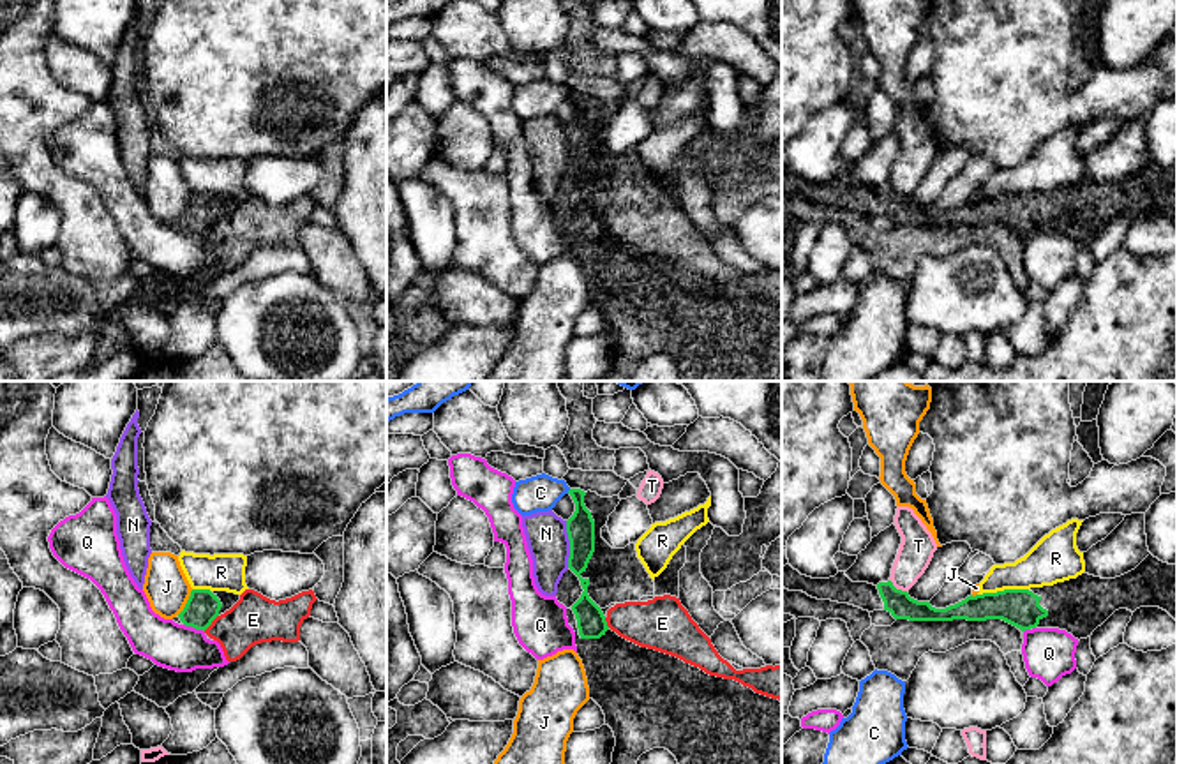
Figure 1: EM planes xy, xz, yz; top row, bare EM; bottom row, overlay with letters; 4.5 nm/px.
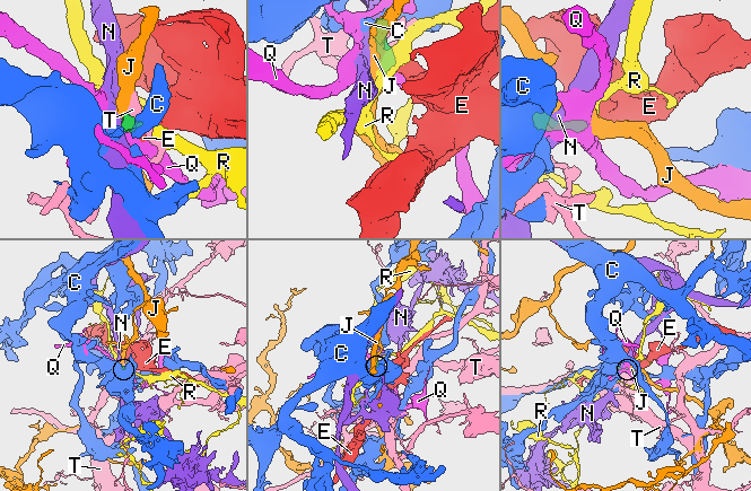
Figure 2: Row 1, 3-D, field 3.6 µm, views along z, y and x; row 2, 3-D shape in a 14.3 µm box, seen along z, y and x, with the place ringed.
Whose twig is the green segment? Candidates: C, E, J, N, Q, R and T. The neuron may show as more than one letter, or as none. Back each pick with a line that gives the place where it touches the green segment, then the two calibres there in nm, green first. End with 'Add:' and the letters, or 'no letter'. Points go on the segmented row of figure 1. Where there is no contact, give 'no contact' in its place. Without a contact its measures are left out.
Add: no letter

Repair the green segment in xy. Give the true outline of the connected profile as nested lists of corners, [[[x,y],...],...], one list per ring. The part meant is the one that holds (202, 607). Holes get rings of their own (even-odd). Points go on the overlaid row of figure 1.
[[[192,589],[184,610],[173,621],[205,632],[217,616],[229,610],[238,600],[240,595],[228,591]]]

